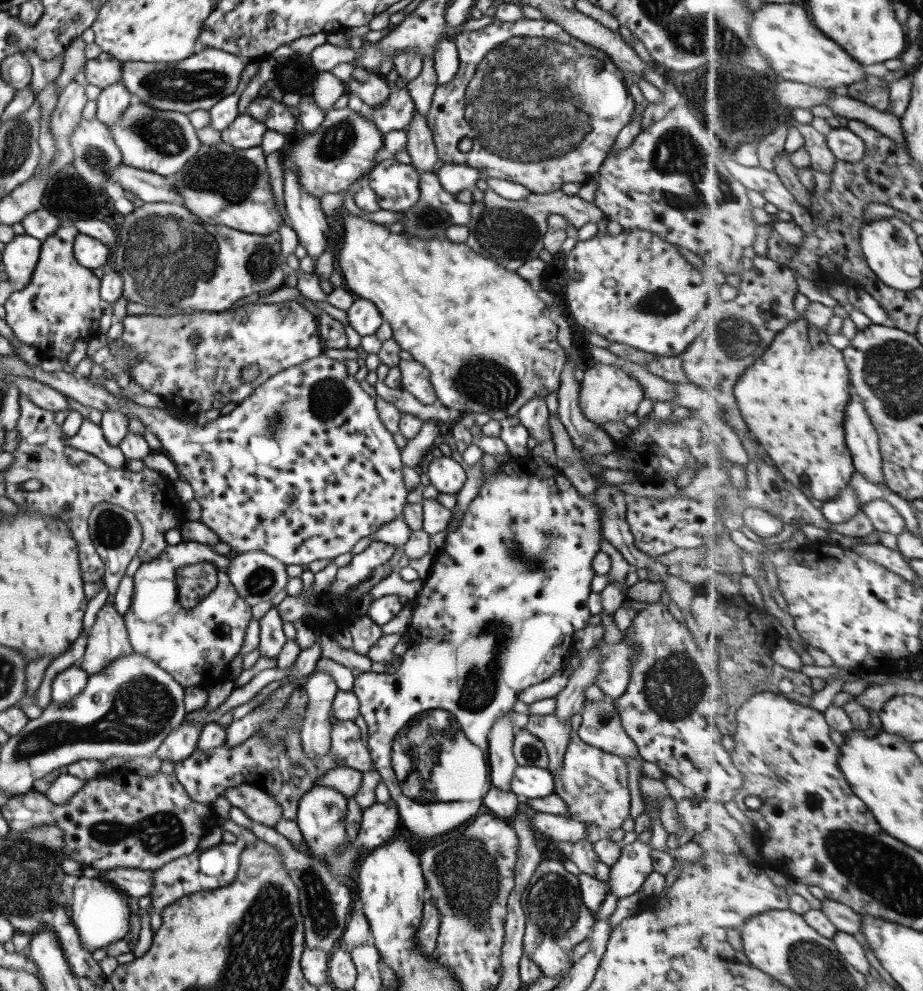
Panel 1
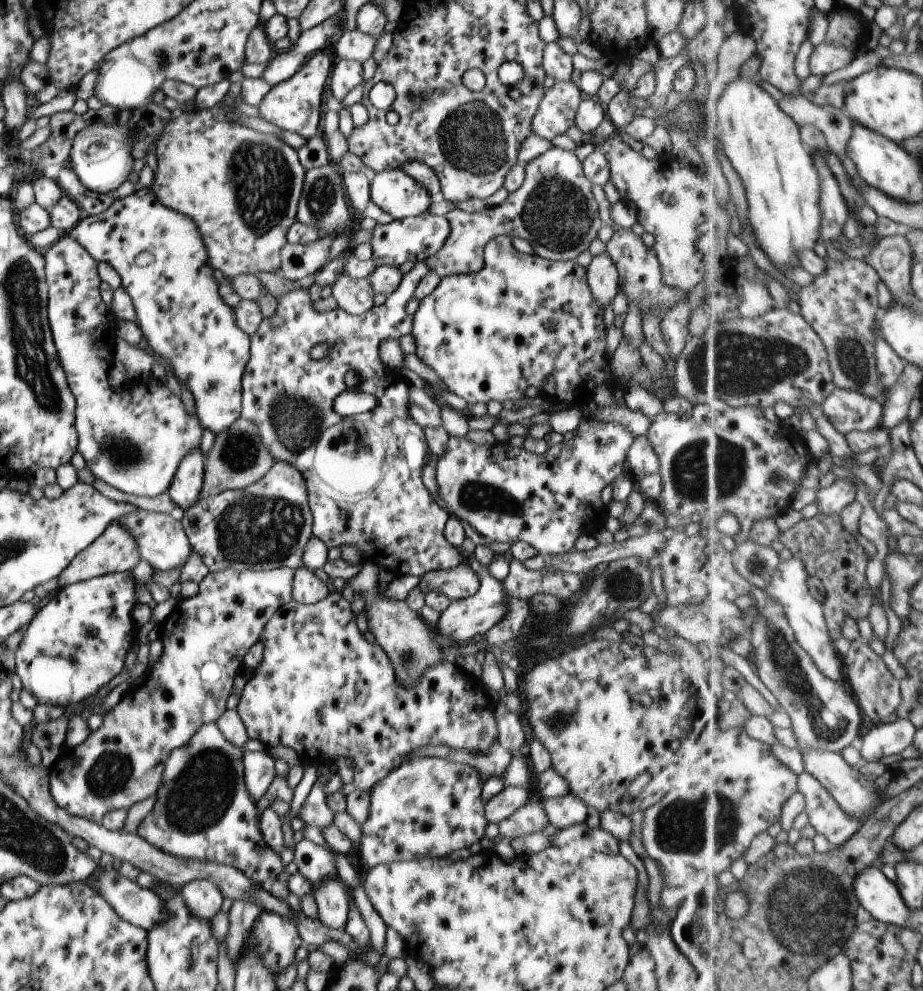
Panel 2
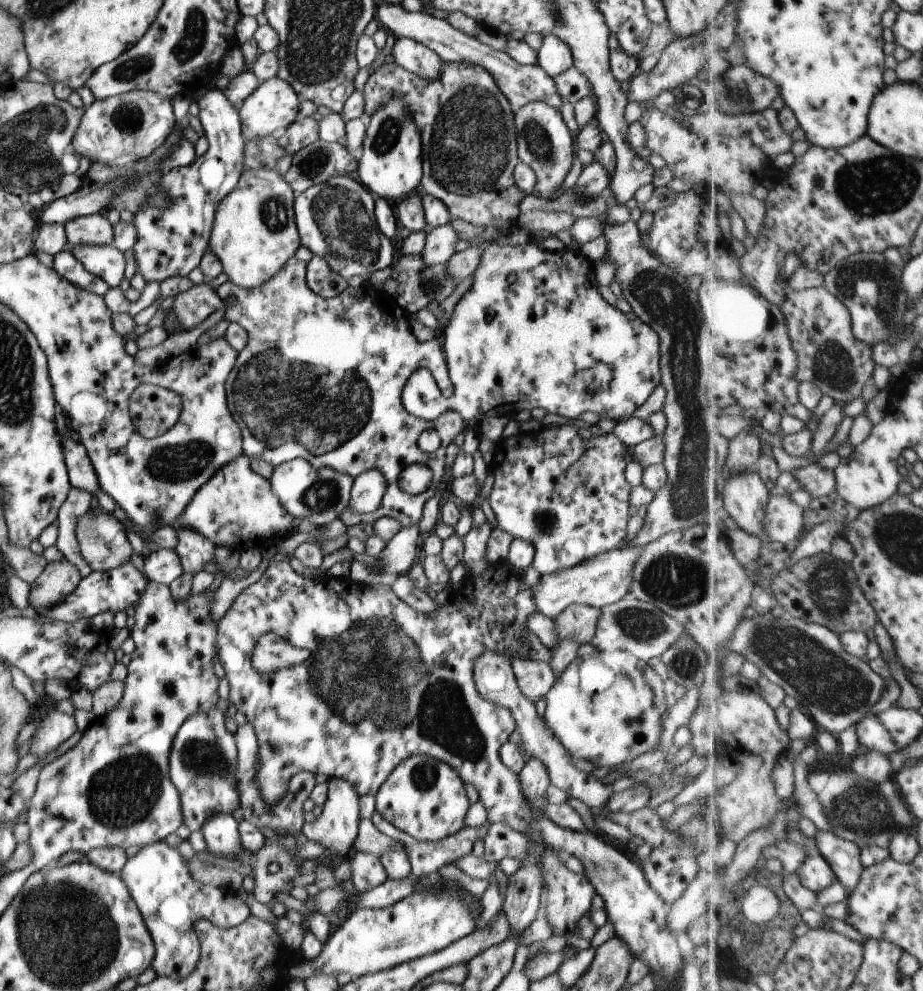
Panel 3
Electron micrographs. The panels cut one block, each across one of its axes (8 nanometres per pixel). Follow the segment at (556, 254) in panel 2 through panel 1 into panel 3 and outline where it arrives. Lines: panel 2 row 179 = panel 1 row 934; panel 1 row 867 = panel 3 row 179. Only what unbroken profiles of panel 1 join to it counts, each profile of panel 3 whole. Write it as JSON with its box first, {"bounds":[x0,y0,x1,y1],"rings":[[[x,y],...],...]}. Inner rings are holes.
{"bounds":[513,102,574,200],"rings":[[[529,102],[513,113],[515,127],[516,155],[518,162],[527,164],[535,174],[535,188],[539,198],[555,200],[552,195],[559,191],[573,160],[574,139],[565,126],[558,109],[544,102]]]}

